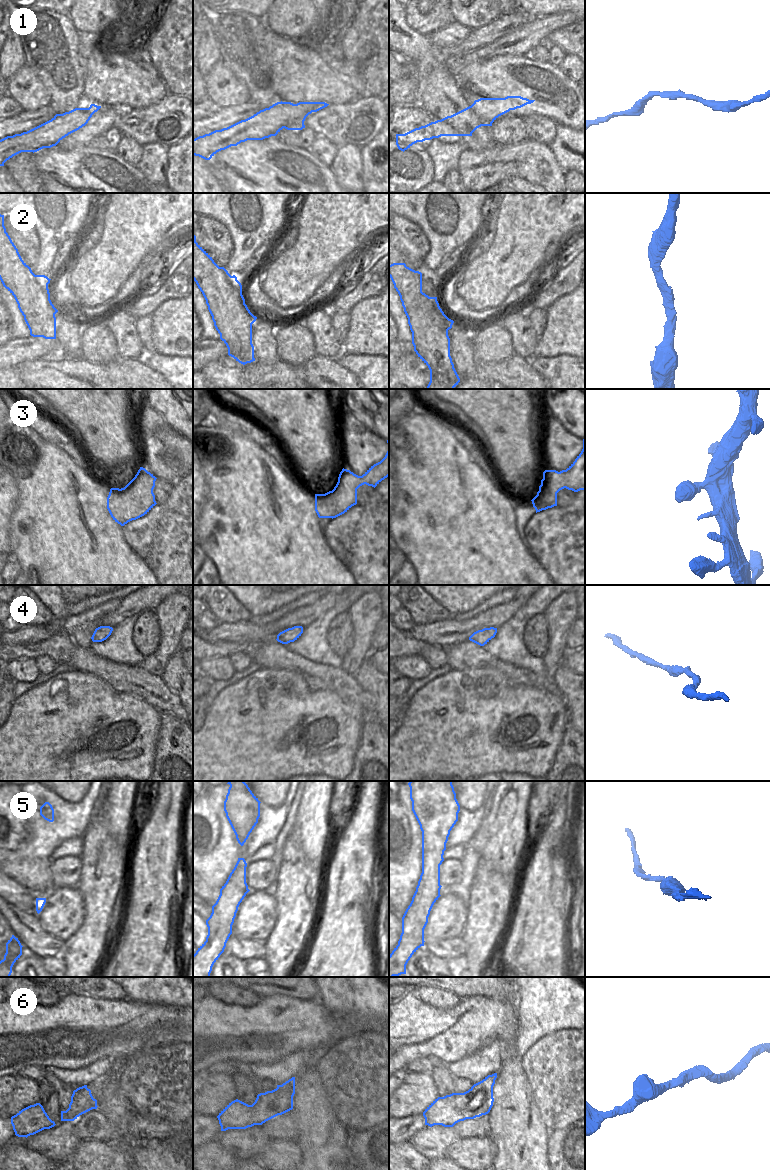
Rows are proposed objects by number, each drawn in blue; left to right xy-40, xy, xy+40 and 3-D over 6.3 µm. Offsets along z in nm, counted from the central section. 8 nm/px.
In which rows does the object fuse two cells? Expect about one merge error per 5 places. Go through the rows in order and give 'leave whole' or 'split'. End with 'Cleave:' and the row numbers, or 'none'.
1: leave whole
2: leave whole
3: leave whole
4: leave whole
5: leave whole
6: leave whole
Cleave: none

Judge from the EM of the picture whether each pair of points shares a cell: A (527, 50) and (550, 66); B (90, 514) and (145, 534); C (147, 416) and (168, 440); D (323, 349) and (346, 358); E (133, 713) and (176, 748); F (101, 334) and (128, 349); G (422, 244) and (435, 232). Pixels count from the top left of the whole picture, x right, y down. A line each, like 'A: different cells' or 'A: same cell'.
A: same cell
B: different cells
C: same cell
D: different cells
E: different cells
F: different cells
G: different cells

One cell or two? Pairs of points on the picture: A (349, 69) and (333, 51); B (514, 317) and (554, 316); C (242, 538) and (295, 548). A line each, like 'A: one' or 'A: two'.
A: one
B: two
C: one

